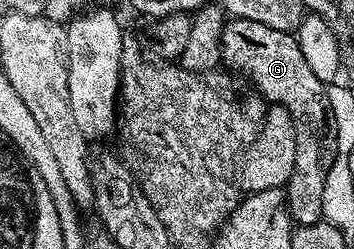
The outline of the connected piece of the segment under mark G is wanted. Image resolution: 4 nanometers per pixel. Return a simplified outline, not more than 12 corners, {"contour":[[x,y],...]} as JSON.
{"contour":[[230,18],[221,58],[294,123],[283,187],[294,224],[322,222],[337,150],[326,80],[296,34]]}

